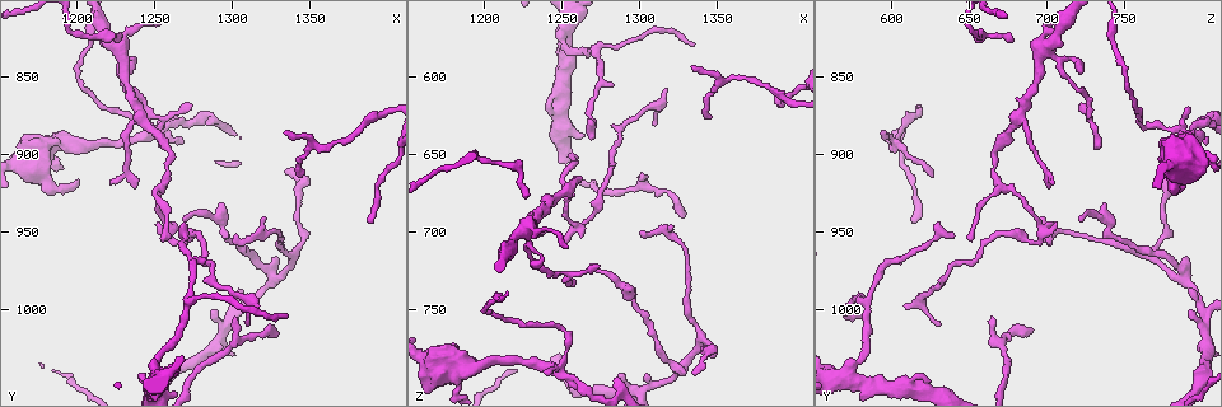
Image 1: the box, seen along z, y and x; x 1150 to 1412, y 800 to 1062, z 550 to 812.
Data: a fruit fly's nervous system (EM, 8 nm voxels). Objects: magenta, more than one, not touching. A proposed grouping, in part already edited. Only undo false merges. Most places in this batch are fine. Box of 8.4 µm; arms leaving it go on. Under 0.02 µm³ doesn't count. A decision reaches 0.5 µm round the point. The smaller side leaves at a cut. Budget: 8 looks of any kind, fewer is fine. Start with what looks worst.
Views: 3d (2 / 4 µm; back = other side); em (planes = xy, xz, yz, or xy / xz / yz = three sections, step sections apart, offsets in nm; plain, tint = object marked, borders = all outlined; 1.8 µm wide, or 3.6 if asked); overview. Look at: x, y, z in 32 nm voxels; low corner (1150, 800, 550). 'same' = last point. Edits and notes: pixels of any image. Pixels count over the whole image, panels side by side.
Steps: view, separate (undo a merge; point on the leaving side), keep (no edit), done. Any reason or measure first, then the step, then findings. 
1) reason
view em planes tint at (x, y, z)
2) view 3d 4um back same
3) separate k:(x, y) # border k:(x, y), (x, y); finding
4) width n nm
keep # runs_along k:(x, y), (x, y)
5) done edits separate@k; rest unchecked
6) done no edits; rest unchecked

two arms in line, one across
view em planes tint at (1246, 890, 788)

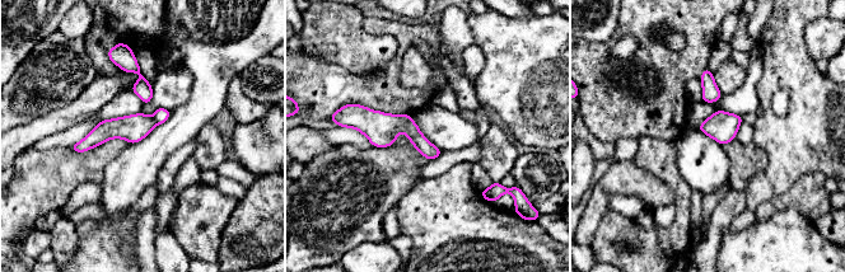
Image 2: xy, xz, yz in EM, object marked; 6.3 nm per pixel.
separate 2:(162, 115) # border 2:(153, 116), (157, 123); two neurons meet here

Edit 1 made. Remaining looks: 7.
see it whole again
view overview

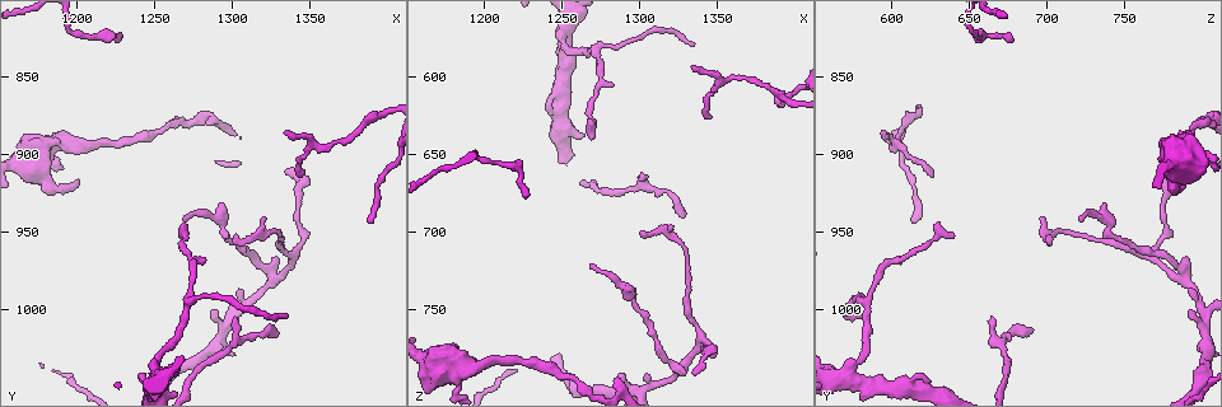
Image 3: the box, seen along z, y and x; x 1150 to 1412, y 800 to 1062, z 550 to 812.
calibre changes
view em 3.6um planes borders at (1178, 896, 790)

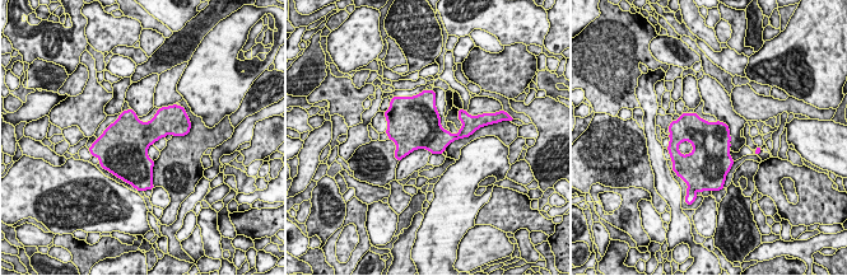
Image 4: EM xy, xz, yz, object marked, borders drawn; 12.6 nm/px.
width 480 nm
keep # continuous, no second neuron

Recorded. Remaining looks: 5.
side arm on a straight run
view 3d 4um at (1326, 980, 790)

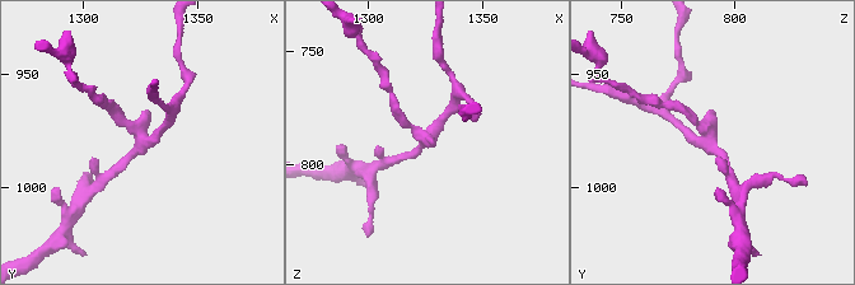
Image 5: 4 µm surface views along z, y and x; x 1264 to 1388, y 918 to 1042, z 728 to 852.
arms 3
view em yz step 8 tint at (1326, 980, 788)

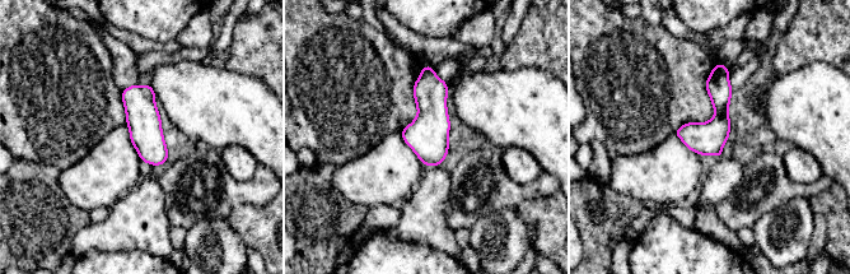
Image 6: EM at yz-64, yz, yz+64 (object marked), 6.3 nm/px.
view em planes borders same

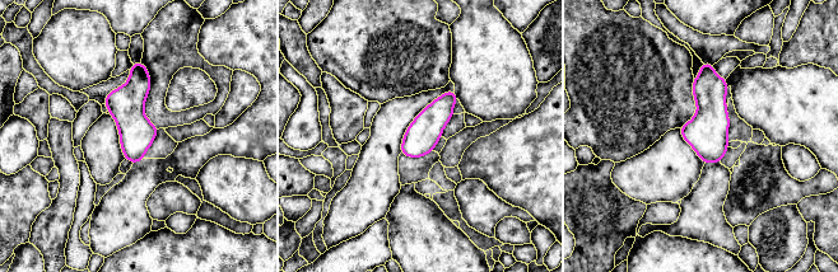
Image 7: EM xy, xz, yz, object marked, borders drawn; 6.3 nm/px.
keep # runs_along 7:(139, 66), (134, 159); all the same neuron

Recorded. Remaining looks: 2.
done edits separate@2; rest unchecked

